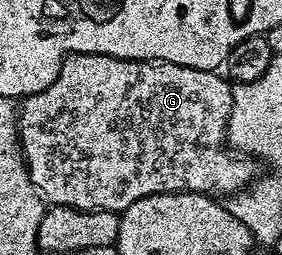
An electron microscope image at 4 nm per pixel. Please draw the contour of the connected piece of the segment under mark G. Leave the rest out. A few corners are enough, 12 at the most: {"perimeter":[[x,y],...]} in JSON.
{"perimeter":[[72,55],[21,100],[47,204],[233,197],[231,80]]}

